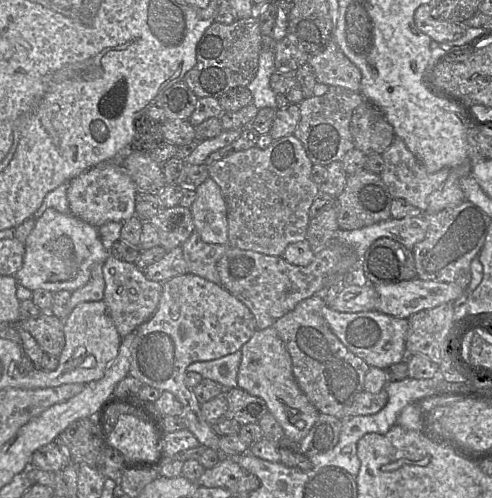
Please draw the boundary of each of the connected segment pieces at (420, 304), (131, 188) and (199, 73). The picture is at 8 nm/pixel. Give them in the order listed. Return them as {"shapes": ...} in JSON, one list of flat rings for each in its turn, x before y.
{"shapes":[[[417,277,396,284,374,285,374,289,377,293,375,310,403,319,425,309,452,303,466,292,454,283,425,281]],[[105,161,73,178,67,189,70,213,96,228,108,222,125,222,133,217,136,194,136,184,123,167]],[[257,15,236,19,231,24,213,22,204,32,196,48,196,63,184,76,184,82,198,97,219,98,236,87,247,87,258,70,263,49,263,35]]]}

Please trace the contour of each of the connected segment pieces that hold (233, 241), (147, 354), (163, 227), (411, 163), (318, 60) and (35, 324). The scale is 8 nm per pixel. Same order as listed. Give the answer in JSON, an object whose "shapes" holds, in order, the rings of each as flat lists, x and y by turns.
{"shapes":[[[294,135,273,140,266,149,255,146,232,153,208,166,209,177,220,187,226,202,229,246,282,256,289,244,306,240,309,209,319,192,311,178,312,167,302,143]],[[190,273,176,276,162,283,157,310,135,330,129,375,138,379,144,386,172,393,182,405,186,429,197,438,201,446,218,451,220,437,204,419,201,404,198,403,192,389,185,384,185,374,188,366,194,362,215,360,241,350,256,330,255,317,248,307,221,285]],[[179,205,162,210,151,218,150,223,155,226,160,245,166,251,182,246,195,230,190,209]],[[396,136,391,145,381,156,384,161,384,168,380,173,380,177,392,199,404,199,407,203,425,212,427,209,428,196,446,181,450,173,450,168,443,168,435,173,427,172,424,166,407,148,404,141]],[[333,38,322,51,310,55,307,63,313,68,317,82,328,86,339,86,353,92,360,92,361,72,344,55]],[[50,312,17,323,28,331,46,354,59,356,65,345,63,322]]]}

